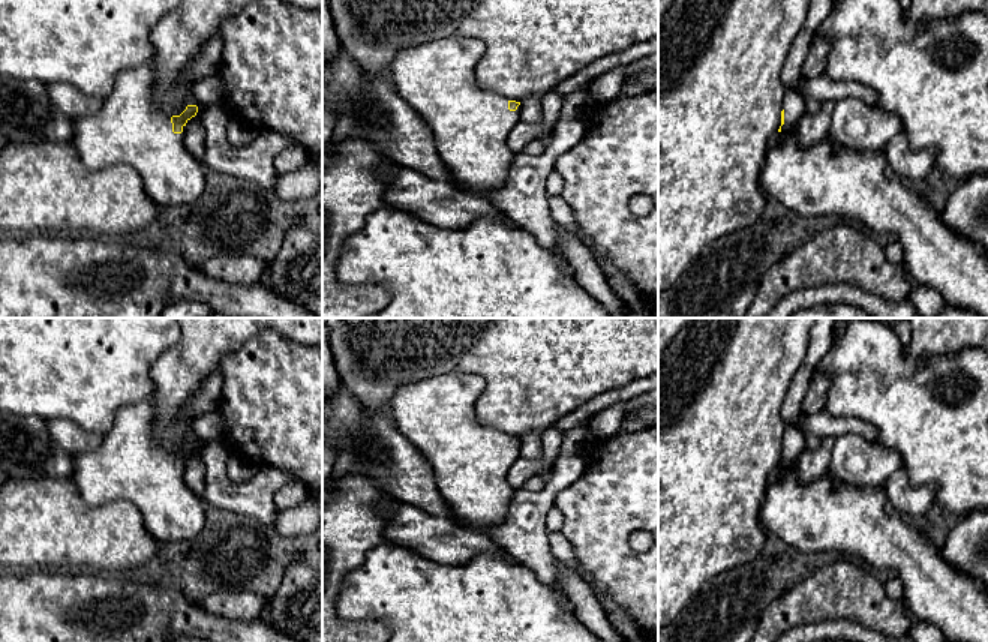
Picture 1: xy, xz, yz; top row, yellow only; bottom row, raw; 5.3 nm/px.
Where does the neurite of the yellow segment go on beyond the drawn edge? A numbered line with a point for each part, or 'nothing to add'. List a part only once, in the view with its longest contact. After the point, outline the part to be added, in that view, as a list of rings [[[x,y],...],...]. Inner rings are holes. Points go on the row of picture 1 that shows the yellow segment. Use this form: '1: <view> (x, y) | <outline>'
1: xy (131, 128) | [[[150,64],[118,72],[114,88],[102,100],[100,110],[72,122],[70,144],[88,170],[103,170],[117,164],[132,166],[139,172],[145,194],[160,208],[195,202],[202,195],[207,170],[186,148],[184,126],[181,134],[174,134],[171,118],[157,105]]]

